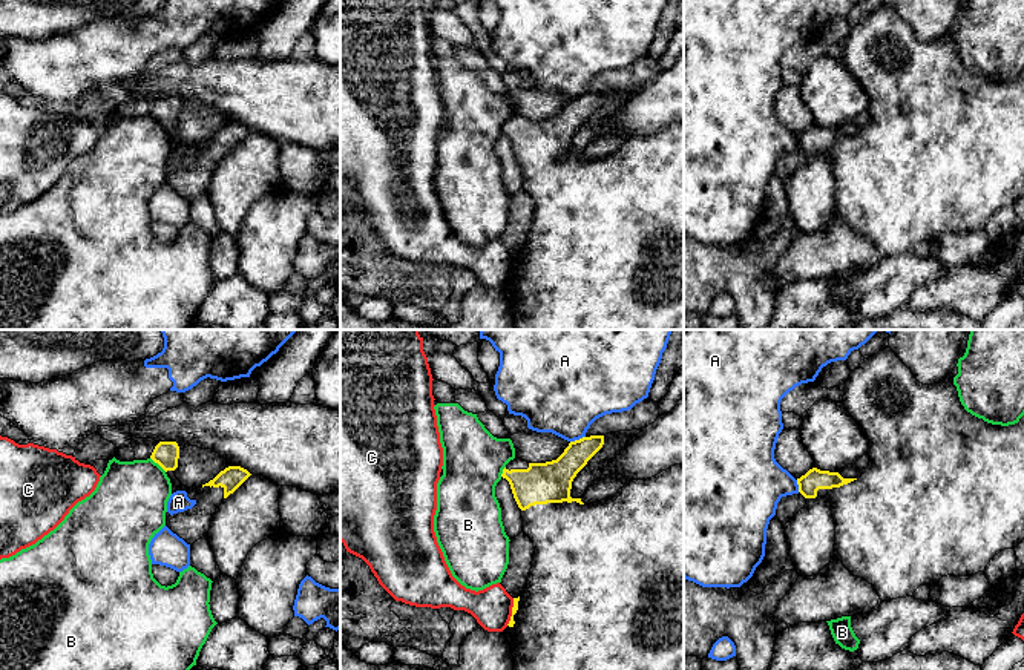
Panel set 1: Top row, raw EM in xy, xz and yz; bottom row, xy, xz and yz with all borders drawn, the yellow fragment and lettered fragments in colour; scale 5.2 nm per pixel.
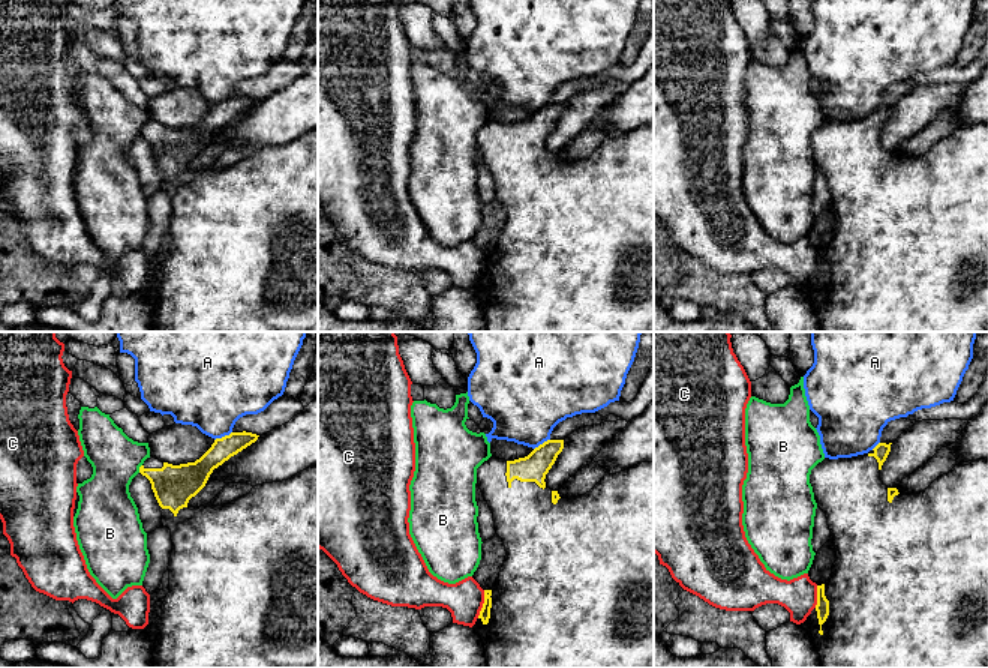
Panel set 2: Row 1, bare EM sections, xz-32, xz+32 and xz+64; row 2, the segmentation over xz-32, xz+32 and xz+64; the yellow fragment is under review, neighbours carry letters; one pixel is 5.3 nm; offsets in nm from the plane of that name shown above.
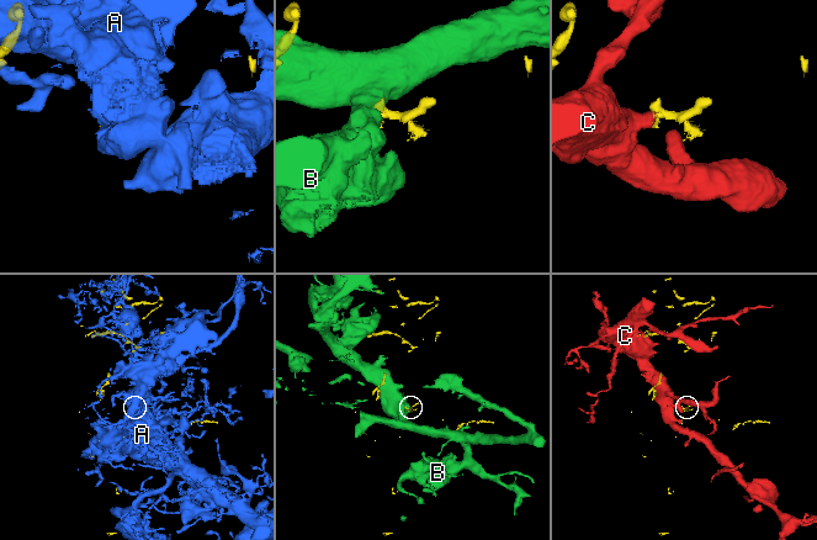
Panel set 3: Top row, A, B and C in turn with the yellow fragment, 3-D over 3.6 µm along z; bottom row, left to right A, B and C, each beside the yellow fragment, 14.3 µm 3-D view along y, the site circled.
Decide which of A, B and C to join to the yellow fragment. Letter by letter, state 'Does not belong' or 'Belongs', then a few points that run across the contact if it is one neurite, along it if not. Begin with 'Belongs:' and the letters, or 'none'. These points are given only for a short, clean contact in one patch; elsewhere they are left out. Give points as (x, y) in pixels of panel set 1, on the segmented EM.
Belongs: none
A: Does not belong
B: Does not belong
C: Does not belong. Line: xz (514, 598), (511, 620), (506, 624)

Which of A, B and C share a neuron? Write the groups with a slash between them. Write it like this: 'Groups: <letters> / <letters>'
Groups: A / B / C

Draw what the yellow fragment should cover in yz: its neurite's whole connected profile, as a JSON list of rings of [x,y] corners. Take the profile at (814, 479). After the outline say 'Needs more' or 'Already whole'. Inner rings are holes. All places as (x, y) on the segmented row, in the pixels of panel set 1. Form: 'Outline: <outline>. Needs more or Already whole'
Outline: [[[889,346],[865,359],[858,368],[851,371],[842,403],[868,438],[869,466],[862,469],[857,478],[843,478],[839,472],[812,468],[797,478],[797,484],[805,498],[826,497],[829,500],[835,524],[834,555],[854,576],[872,584],[881,603],[912,596],[920,586],[932,586],[947,575],[970,576],[984,572],[995,555],[1004,549],[1015,549],[1024,540],[1024,415],[1018,423],[1009,426],[992,425],[972,415],[961,405],[953,382],[920,383]]]. Needs more

